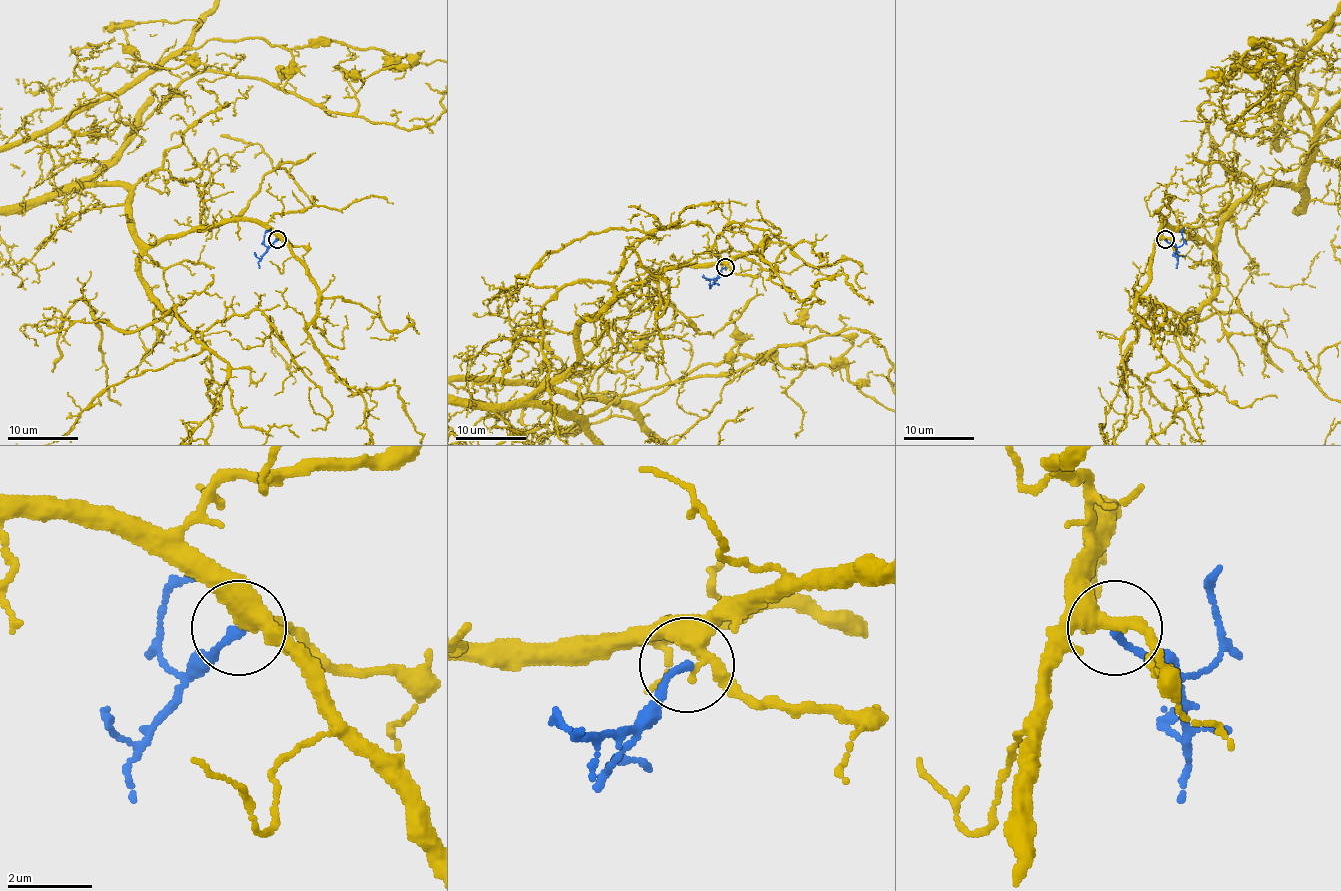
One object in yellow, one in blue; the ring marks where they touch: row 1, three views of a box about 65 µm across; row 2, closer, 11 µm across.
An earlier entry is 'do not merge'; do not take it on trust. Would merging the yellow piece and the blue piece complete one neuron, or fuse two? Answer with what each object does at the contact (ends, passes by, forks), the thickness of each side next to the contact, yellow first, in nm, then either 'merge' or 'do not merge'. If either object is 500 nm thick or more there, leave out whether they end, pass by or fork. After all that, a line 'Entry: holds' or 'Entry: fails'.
yellow passes by; blue ends there; 280 nm thick on the yellow side, 190 nm on the other; merge
Entry: fails

